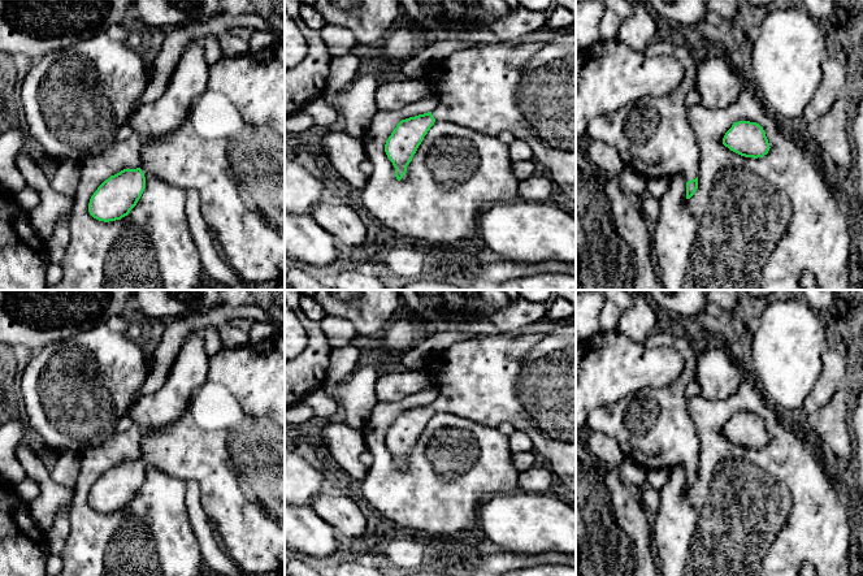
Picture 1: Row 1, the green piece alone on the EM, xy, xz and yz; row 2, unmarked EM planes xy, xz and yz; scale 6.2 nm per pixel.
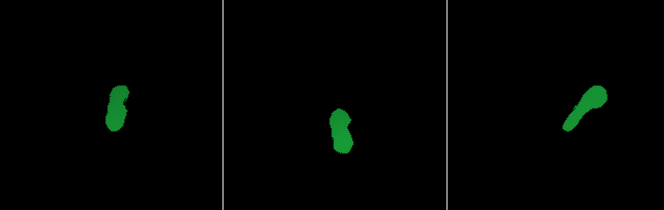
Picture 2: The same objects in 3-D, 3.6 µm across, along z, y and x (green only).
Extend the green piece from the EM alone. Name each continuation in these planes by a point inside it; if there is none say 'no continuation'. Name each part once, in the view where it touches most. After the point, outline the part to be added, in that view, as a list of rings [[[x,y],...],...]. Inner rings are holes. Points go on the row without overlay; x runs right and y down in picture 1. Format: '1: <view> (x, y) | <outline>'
1: yz (653, 427) | [[[654,330],[643,345],[647,348],[675,348],[685,364],[680,377],[665,386],[630,394],[611,407],[593,410],[586,428],[612,437],[624,455],[646,471],[695,471],[701,446],[685,389],[694,378],[697,343],[673,330]]]

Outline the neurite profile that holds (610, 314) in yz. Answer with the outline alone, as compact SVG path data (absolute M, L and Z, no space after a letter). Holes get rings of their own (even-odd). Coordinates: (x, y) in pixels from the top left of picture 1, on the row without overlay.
M606 300L602 307L599 316L599 328L600 330L613 330L619 322L620 316L624 312L617 307L616 303Z

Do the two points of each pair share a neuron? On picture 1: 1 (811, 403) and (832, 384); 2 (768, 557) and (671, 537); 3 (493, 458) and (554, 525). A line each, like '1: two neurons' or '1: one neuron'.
1: one neuron
2: one neuron
3: two neurons

